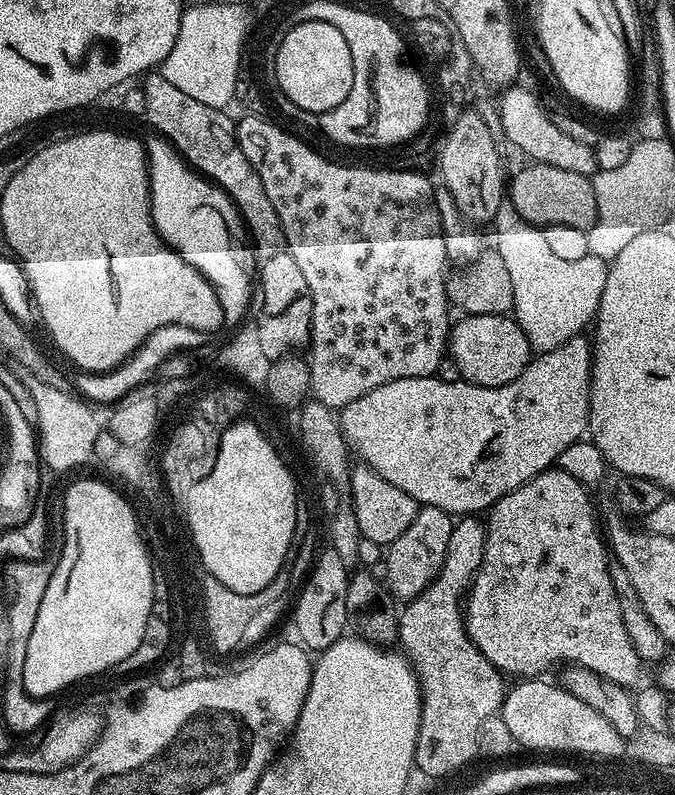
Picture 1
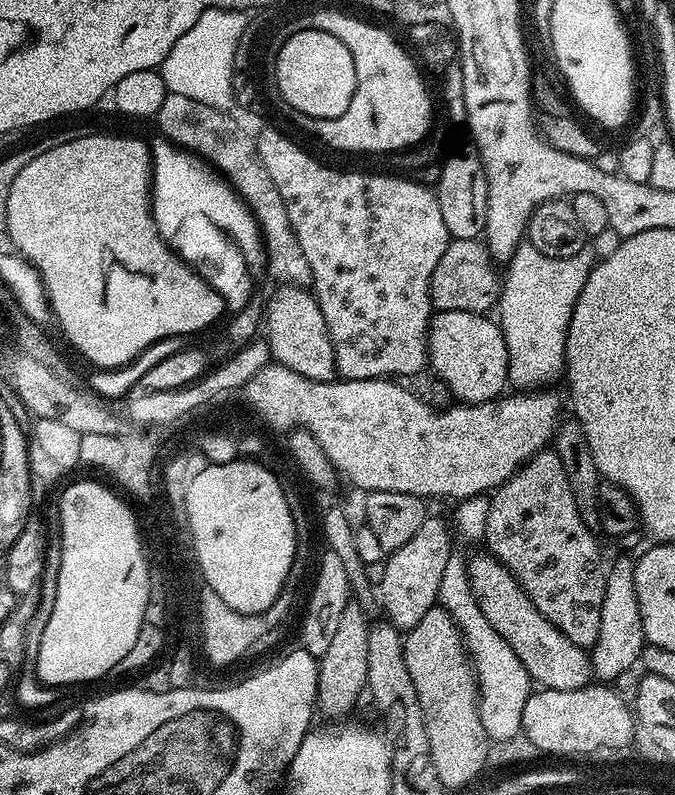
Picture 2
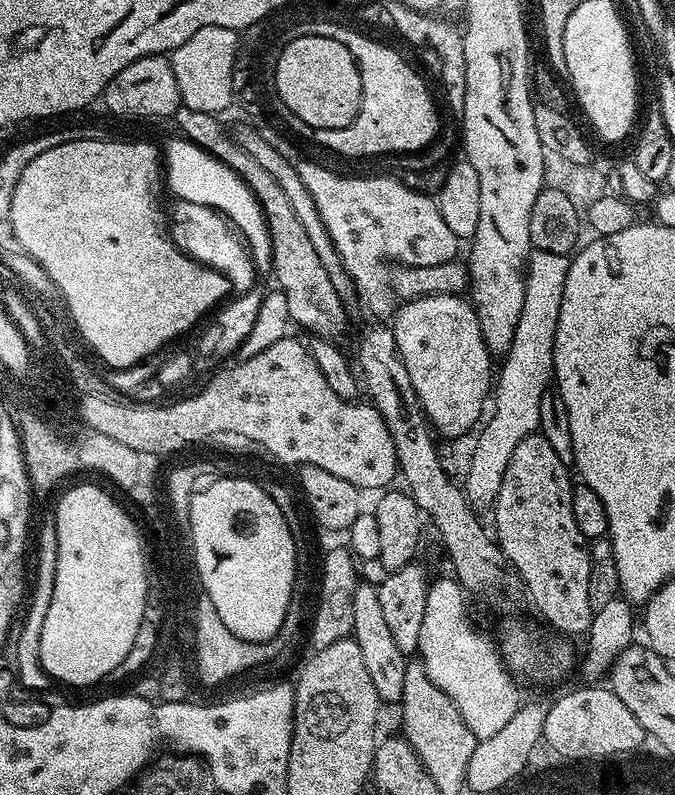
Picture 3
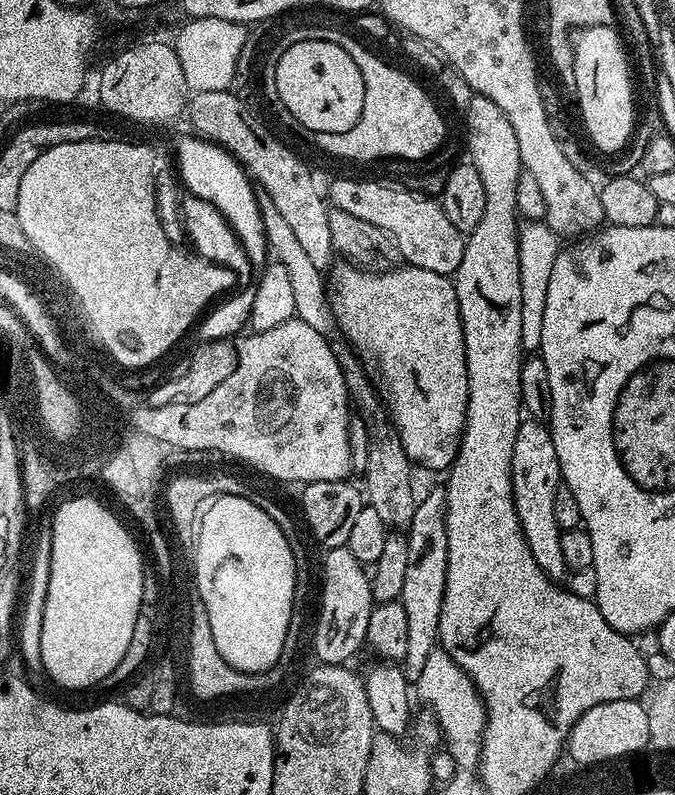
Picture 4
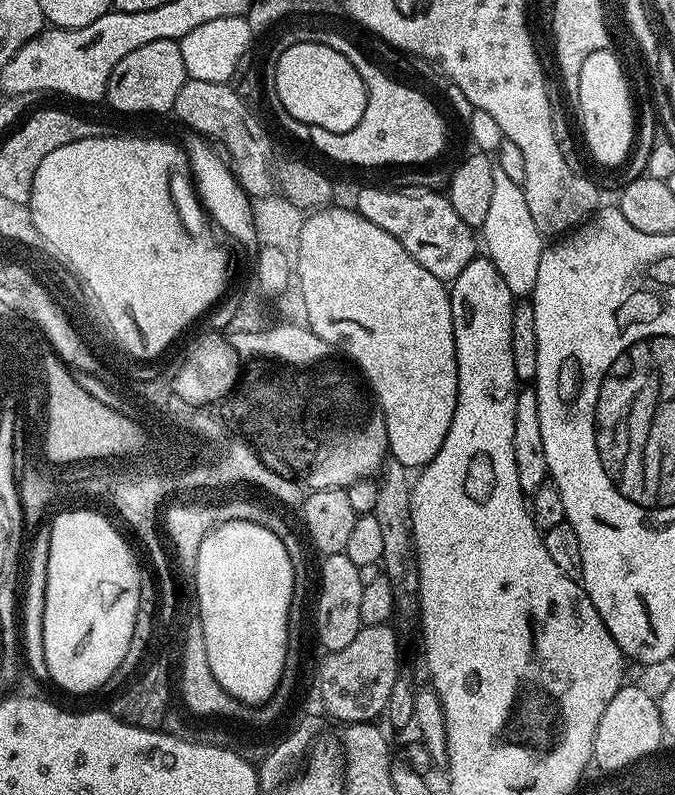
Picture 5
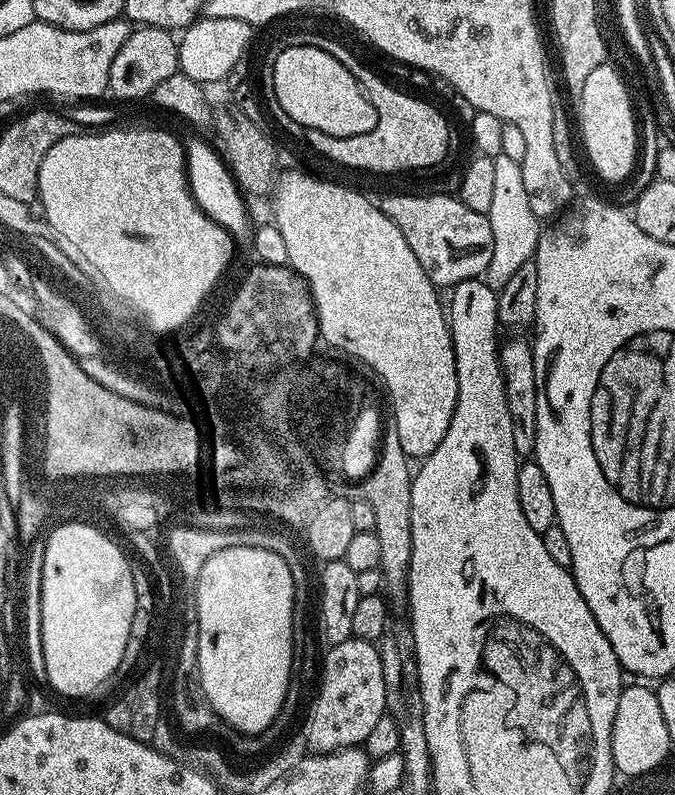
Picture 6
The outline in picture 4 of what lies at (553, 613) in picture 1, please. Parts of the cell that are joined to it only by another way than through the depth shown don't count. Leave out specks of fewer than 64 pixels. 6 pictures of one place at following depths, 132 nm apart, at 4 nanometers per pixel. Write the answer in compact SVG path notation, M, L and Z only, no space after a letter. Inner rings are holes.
M533 418L521 419L512 451L512 497L530 554L534 554L534 560L548 577L557 582L563 581L568 572L566 558L562 558L562 530L554 514L554 494L558 494L560 487L558 453L554 451L554 438L547 423Z

